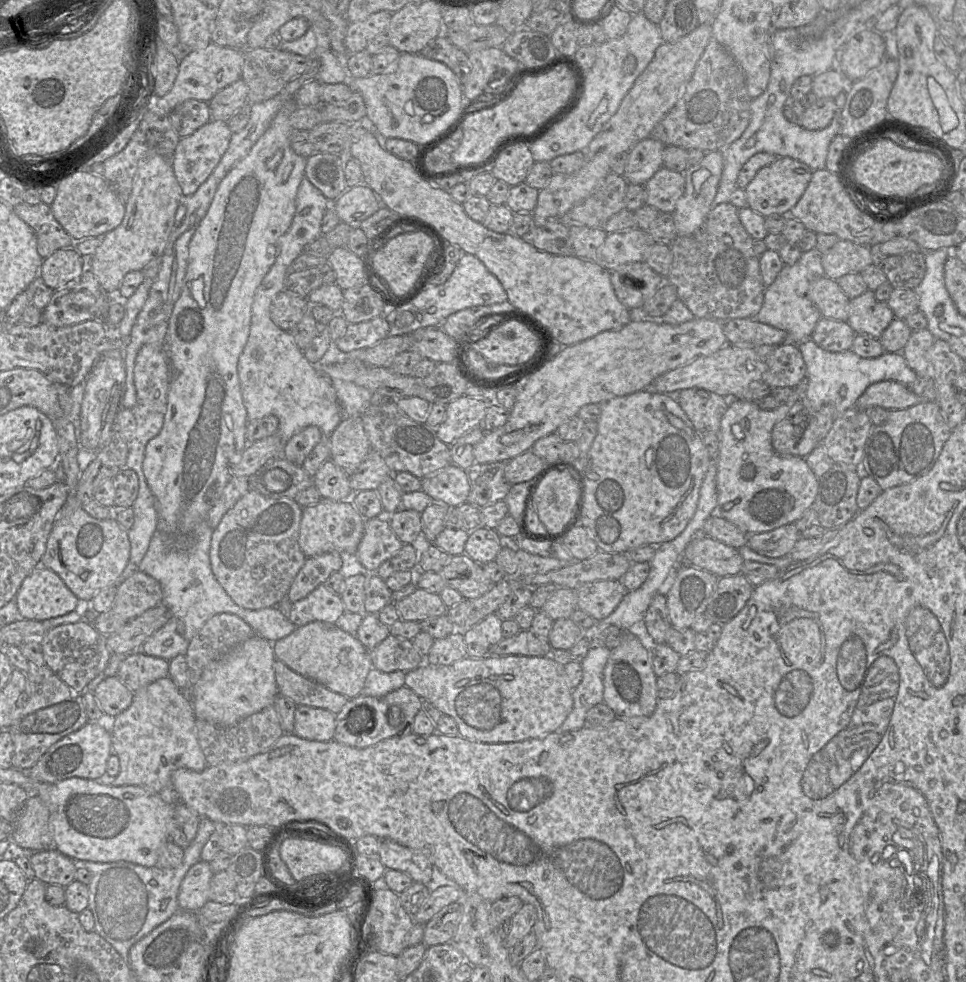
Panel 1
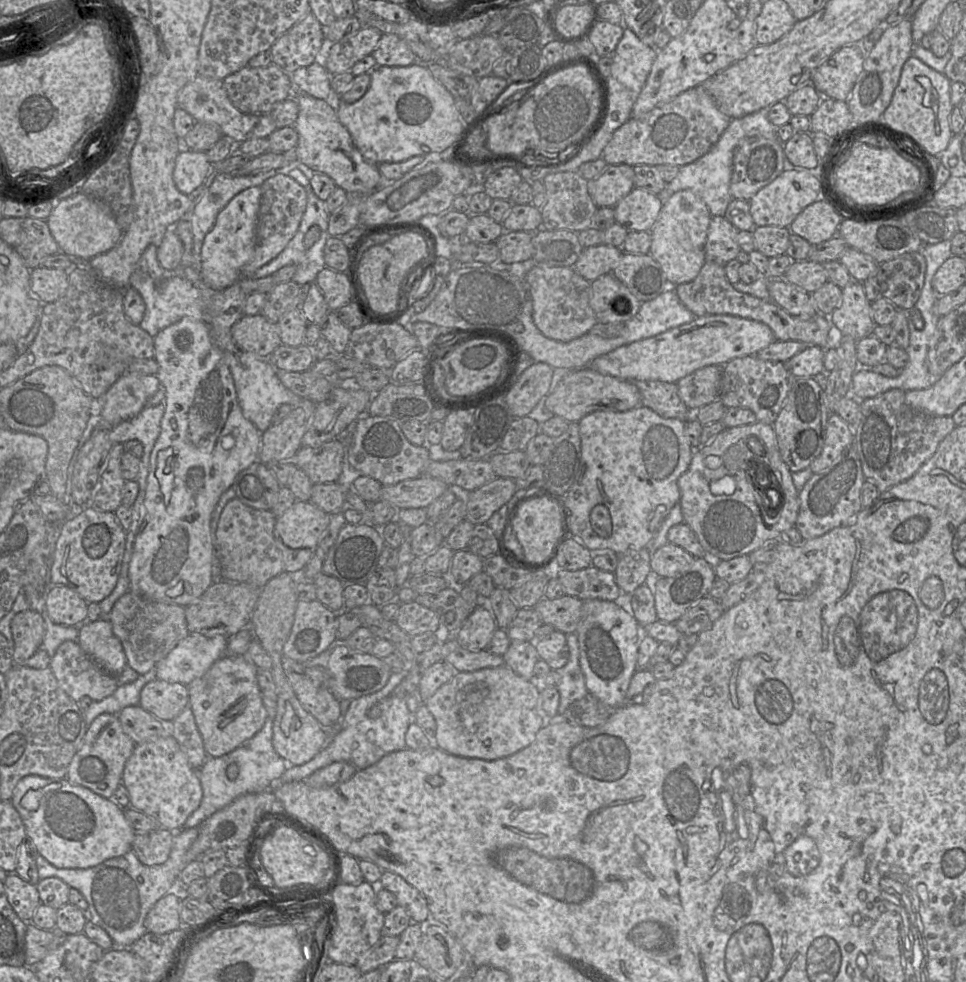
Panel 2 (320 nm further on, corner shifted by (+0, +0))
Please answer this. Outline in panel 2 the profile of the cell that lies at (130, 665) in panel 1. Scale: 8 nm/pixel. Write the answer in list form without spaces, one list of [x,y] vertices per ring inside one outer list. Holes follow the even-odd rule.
[[[153,679],[140,693],[139,705],[164,723],[171,723],[189,705],[188,686]]]

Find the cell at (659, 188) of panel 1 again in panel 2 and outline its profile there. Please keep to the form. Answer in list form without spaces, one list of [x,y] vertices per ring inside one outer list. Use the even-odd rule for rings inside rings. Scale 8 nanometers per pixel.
[[[635,187],[614,206],[615,220],[628,231],[648,231],[654,227],[663,206],[659,195]]]

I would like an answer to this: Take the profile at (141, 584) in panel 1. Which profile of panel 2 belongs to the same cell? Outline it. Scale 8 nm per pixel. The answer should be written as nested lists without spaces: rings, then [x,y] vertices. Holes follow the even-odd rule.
[[[131,590],[115,602],[107,619],[112,624],[113,633],[122,643],[127,665],[139,675],[155,668],[189,634],[185,607],[148,599]]]

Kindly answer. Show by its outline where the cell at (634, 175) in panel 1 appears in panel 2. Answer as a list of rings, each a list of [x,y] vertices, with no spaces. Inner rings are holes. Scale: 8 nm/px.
[[[628,164],[608,165],[598,178],[588,181],[588,192],[598,208],[614,207],[634,188],[634,167]]]

